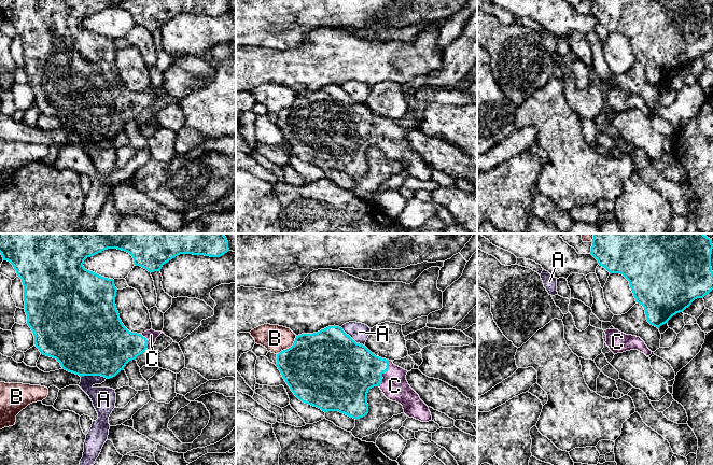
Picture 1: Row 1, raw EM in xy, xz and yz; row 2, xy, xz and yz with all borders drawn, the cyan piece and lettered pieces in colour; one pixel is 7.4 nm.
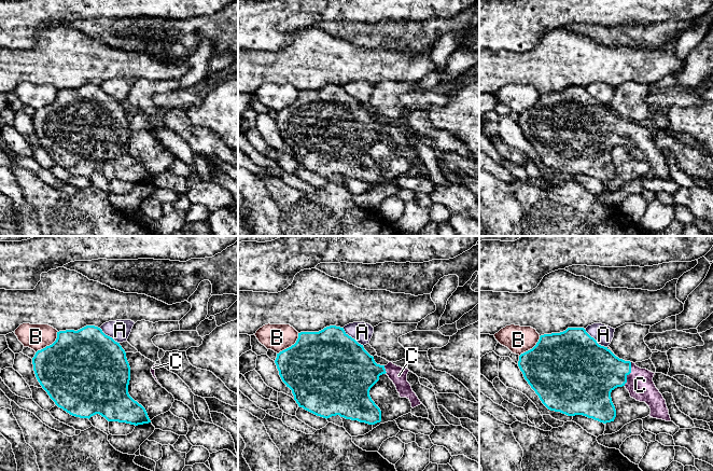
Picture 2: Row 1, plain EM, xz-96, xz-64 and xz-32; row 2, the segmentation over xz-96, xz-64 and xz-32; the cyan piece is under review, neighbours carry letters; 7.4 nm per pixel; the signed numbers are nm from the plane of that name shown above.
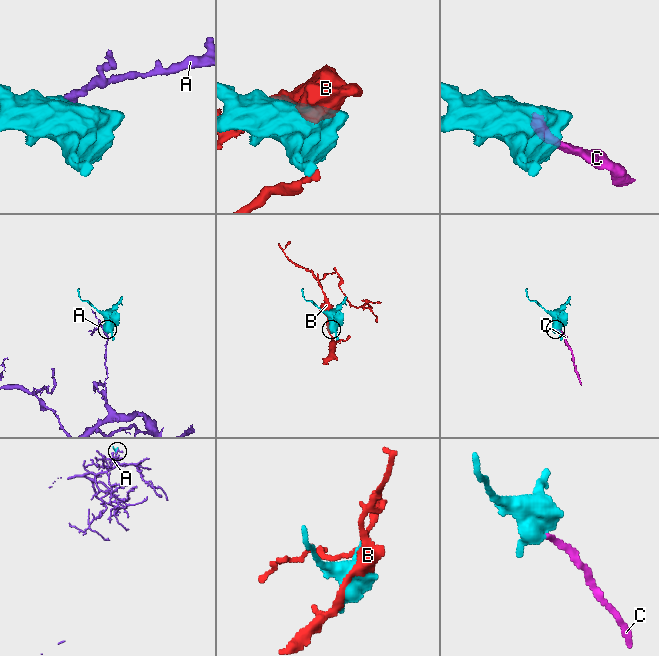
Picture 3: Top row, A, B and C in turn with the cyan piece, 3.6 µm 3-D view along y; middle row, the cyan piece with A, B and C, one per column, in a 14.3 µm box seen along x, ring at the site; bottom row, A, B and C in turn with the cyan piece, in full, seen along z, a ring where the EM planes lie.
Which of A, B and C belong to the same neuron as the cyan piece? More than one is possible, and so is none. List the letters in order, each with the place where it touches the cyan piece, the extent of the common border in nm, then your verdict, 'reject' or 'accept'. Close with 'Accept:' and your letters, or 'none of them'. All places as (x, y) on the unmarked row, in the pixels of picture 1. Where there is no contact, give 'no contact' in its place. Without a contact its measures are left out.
A: meets cyan in xy at (94, 134); contact 200 nm long; reject
B: meets cyan in xz at (289, 107); contact 200 nm long; reject
C: meets cyan in xz at (382, 131); contact 200 nm long; accept
Accept: C

